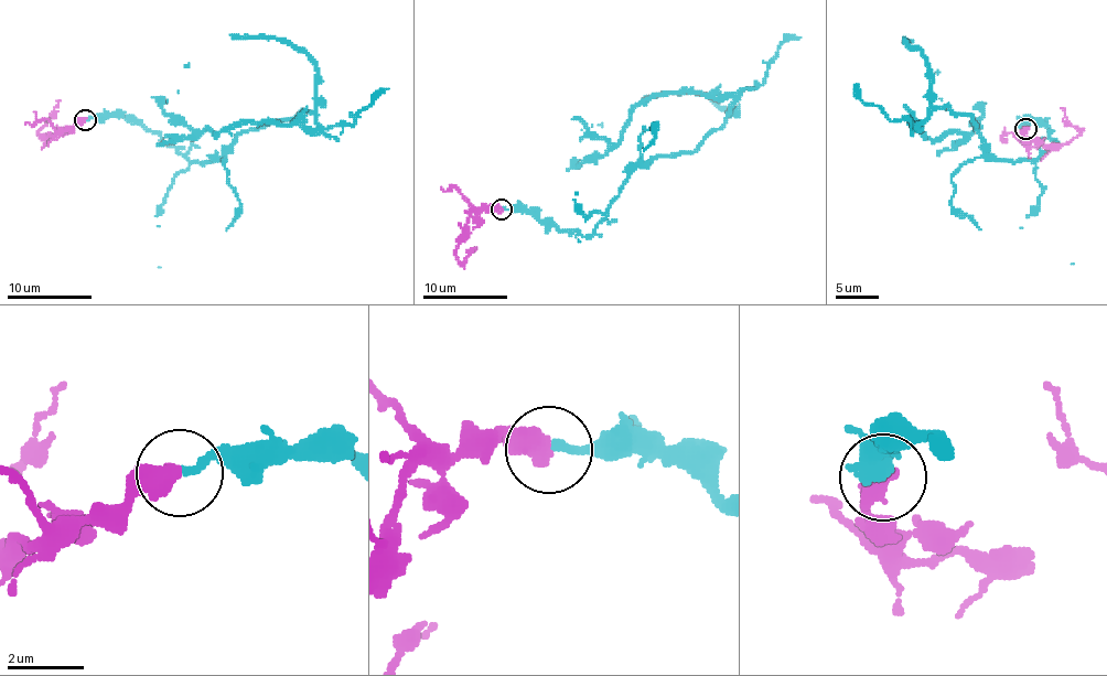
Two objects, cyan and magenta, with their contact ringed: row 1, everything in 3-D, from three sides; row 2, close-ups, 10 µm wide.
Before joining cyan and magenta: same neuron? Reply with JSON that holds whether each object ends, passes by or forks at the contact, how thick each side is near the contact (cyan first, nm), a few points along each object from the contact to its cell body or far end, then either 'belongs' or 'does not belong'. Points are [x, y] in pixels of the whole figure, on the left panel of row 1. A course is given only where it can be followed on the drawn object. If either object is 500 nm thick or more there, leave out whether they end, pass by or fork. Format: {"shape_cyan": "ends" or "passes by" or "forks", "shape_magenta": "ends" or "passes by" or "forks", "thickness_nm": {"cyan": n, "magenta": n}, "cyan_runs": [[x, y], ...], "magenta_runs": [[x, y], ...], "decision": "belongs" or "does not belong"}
{"thickness_nm": {"cyan": 220, "magenta": 550}, "cyan_runs": [[85, 118], [133, 117], [202, 163], [277, 121], [310, 111], [319, 127], [194, 131], [180, 117], [189, 63]], "magenta_runs": [[85, 120], [52, 136], [39, 133], [61, 100]], "decision": "belongs"}

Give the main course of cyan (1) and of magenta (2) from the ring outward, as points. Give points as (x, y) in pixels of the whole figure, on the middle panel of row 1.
1: (501, 208), (589, 236), (630, 173), (692, 151), (733, 99), (652, 94), (603, 154), (592, 125), (602, 125)
2: (501, 208), (490, 206), (469, 216), (466, 237), (455, 255), (460, 264), (476, 247)

